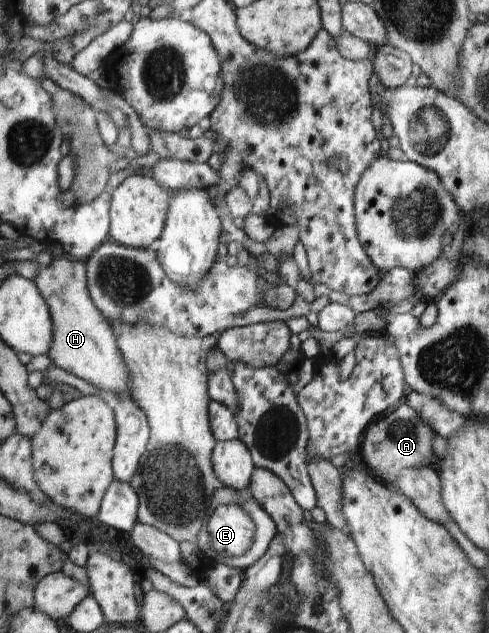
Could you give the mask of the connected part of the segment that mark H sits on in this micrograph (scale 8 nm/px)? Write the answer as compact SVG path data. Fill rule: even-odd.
M65 255L52 257L48 265L38 263L38 274L32 281L47 301L51 313L52 341L48 353L51 362L105 392L131 397L129 372L111 323L92 303L87 286L86 262Z

